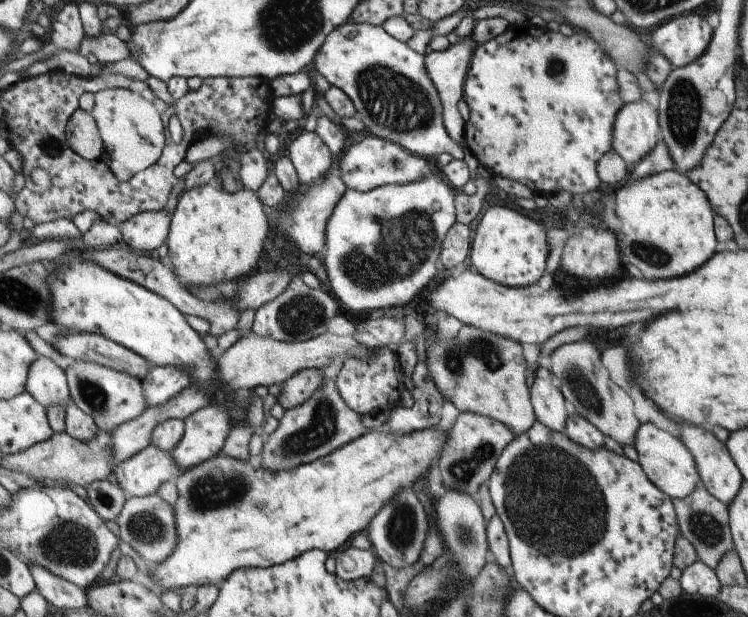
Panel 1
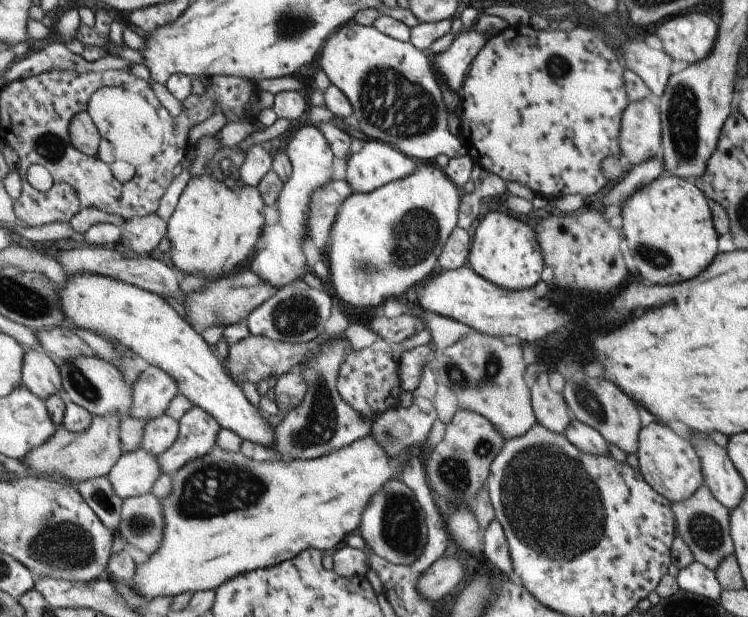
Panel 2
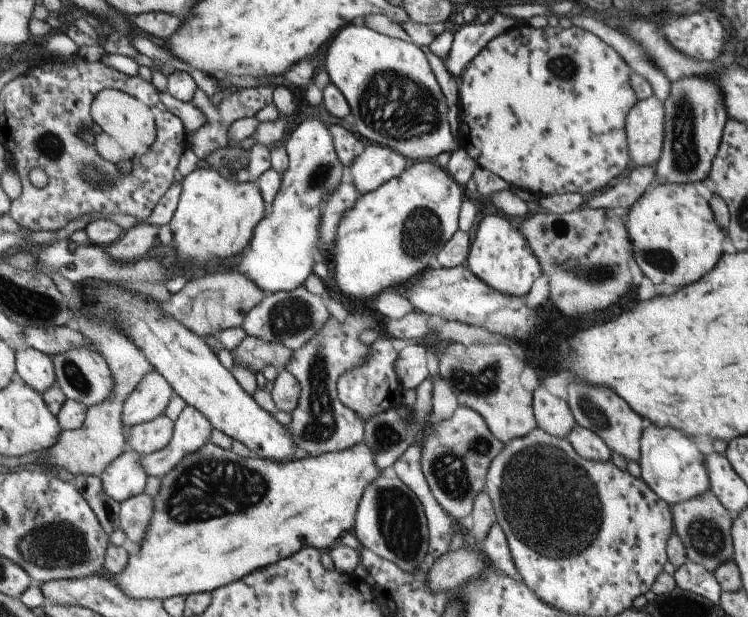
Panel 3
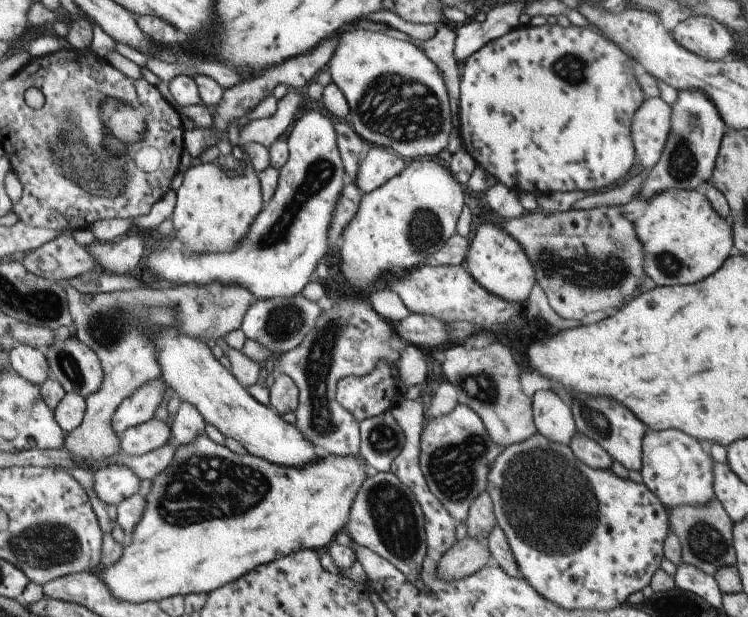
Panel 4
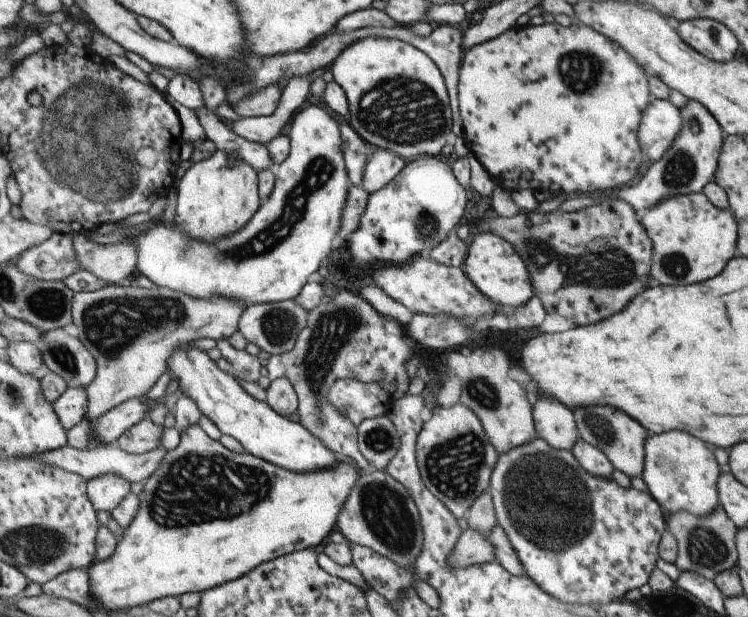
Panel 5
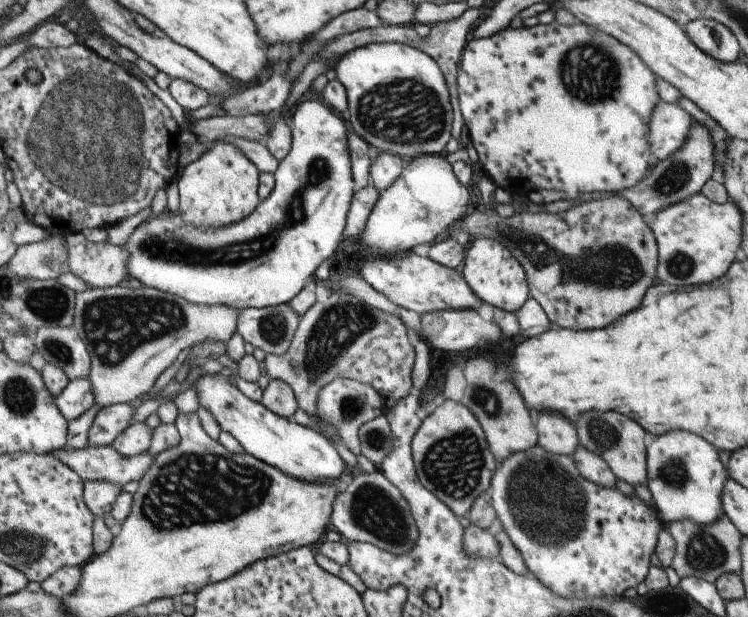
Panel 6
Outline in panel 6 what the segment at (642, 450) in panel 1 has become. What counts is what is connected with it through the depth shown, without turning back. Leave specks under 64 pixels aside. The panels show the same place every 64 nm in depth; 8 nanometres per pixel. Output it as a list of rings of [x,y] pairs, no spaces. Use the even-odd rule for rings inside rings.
[[[673,430],[671,434],[652,438],[646,450],[646,486],[668,524],[681,519],[692,520],[695,524],[713,522],[723,513],[720,494],[726,478],[726,469],[718,459],[717,450],[695,434]]]

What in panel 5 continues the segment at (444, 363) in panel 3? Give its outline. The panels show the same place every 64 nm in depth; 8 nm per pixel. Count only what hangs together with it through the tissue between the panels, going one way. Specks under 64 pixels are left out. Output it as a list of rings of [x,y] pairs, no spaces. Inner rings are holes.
[[[475,344],[471,349],[453,349],[447,354],[448,368],[462,382],[464,391],[460,402],[467,404],[468,407],[471,407],[471,410],[474,410],[479,415],[486,433],[500,454],[508,453],[510,450],[537,439],[538,430],[536,429],[536,422],[533,420],[533,406],[531,406],[529,398],[527,398],[525,388],[517,380],[513,380],[509,376],[509,370],[511,370],[511,358],[509,358],[509,354],[503,348],[493,348],[493,346],[477,348],[477,346],[479,344]]]

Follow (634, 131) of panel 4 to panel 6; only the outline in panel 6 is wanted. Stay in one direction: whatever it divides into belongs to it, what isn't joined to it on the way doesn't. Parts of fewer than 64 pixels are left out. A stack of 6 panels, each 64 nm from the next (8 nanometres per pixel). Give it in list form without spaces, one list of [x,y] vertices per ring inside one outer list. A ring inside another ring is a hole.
[[[659,100],[646,122],[646,141],[657,161],[669,157],[689,134],[690,116],[675,103]]]

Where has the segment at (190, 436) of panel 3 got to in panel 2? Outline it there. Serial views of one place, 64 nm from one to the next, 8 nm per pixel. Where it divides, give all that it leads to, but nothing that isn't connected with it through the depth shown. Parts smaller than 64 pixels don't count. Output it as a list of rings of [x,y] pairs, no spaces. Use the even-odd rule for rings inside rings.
[[[192,408],[180,420],[180,433],[175,443],[163,454],[158,455],[164,473],[172,476],[188,462],[207,456],[223,429],[219,421],[204,408]]]

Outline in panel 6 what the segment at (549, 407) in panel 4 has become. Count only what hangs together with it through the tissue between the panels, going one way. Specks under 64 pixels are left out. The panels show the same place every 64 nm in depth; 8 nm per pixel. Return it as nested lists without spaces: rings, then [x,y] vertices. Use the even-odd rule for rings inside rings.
[[[541,412],[537,414],[537,421],[539,421],[539,445],[555,454],[573,456],[580,445],[578,426],[557,412],[551,414]]]

